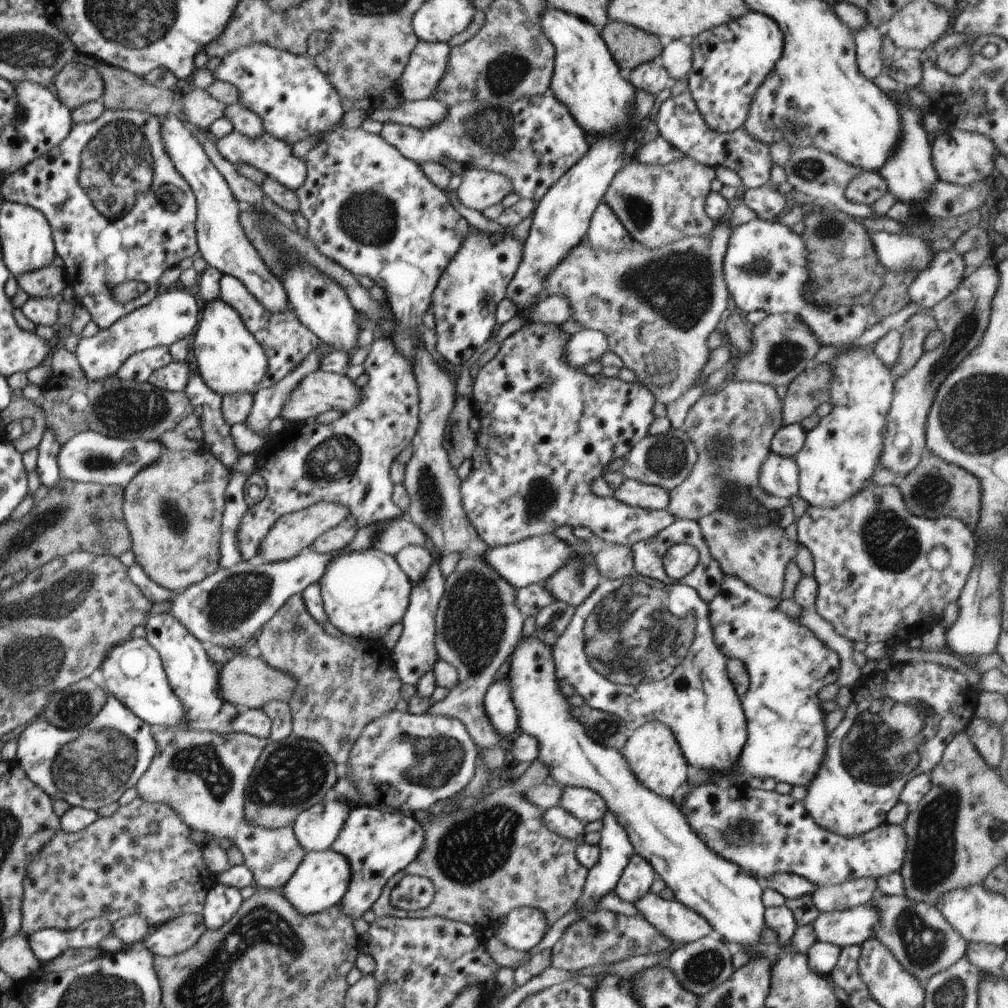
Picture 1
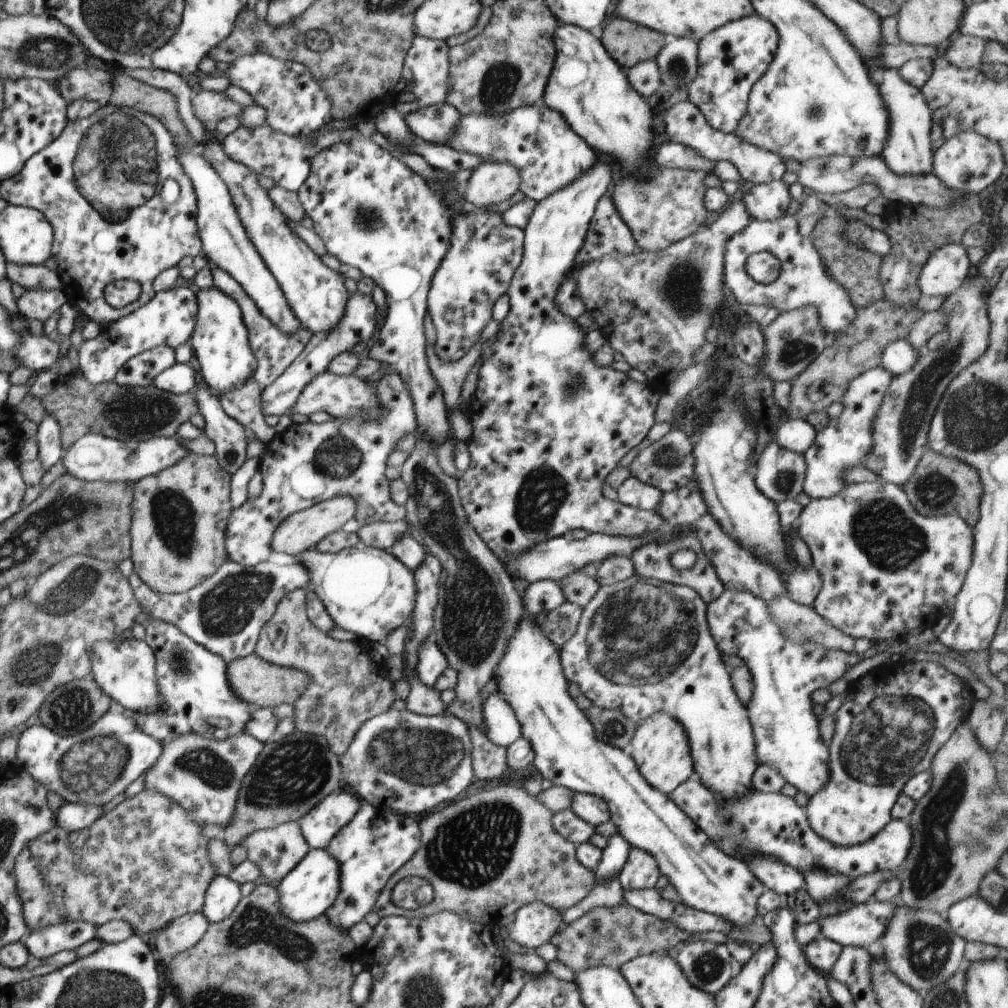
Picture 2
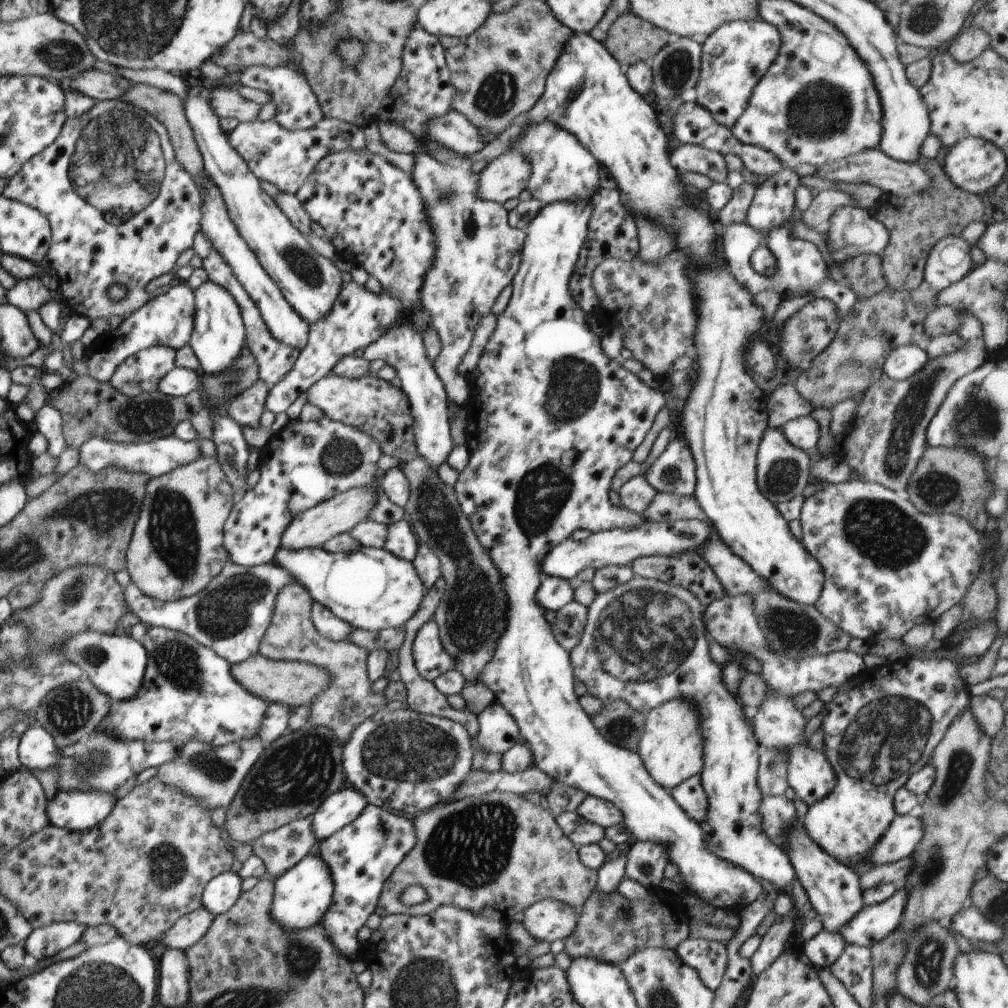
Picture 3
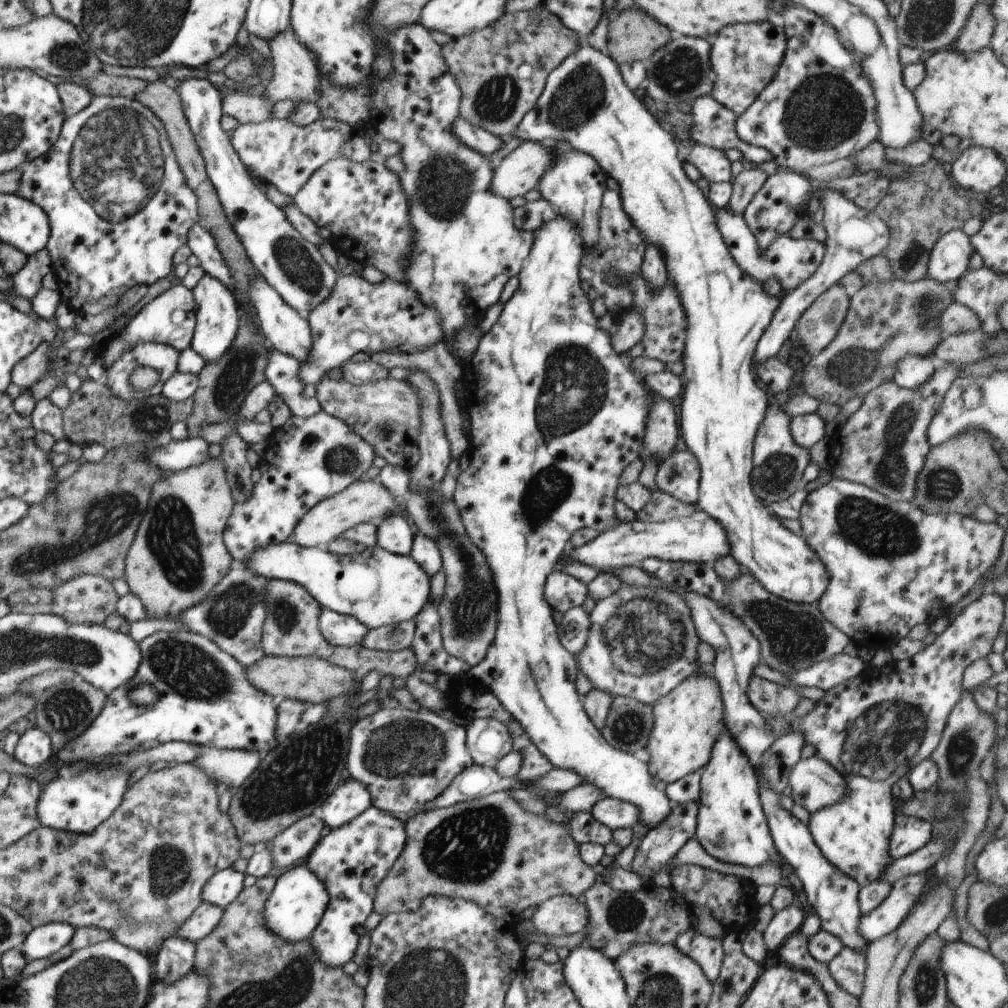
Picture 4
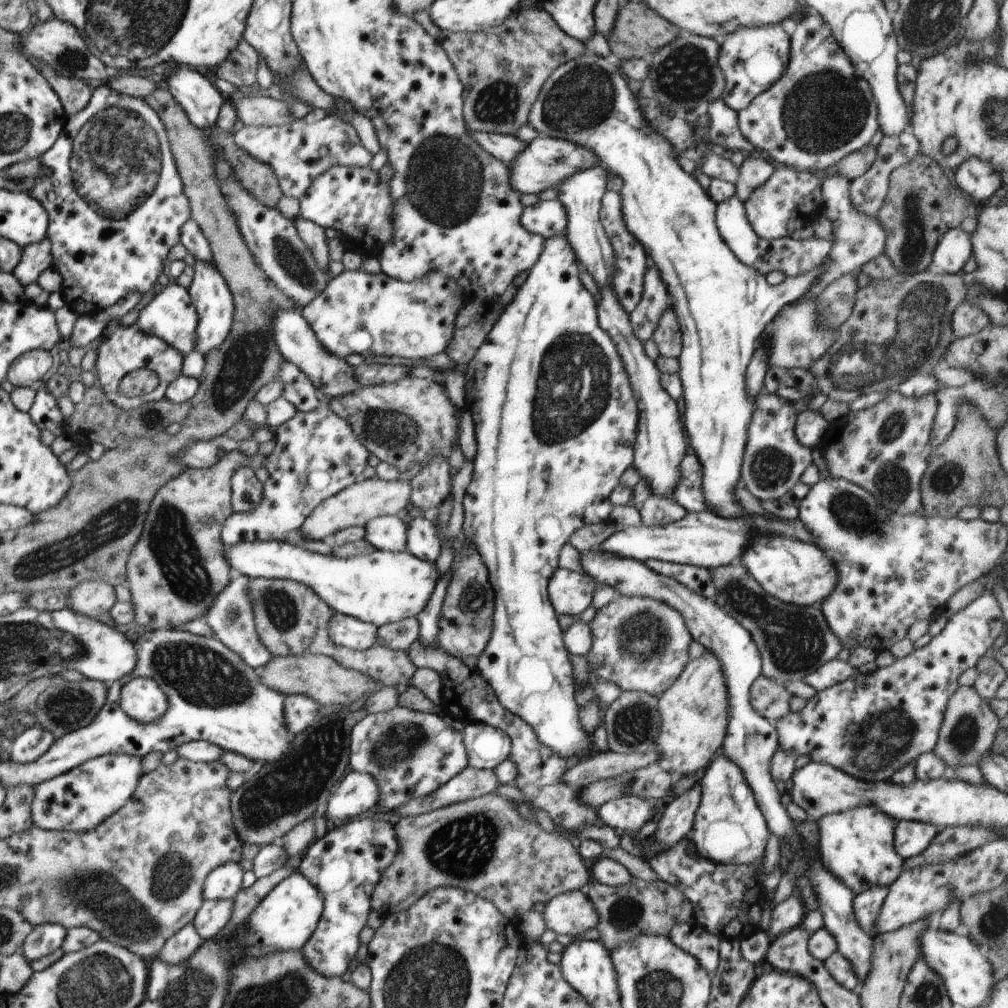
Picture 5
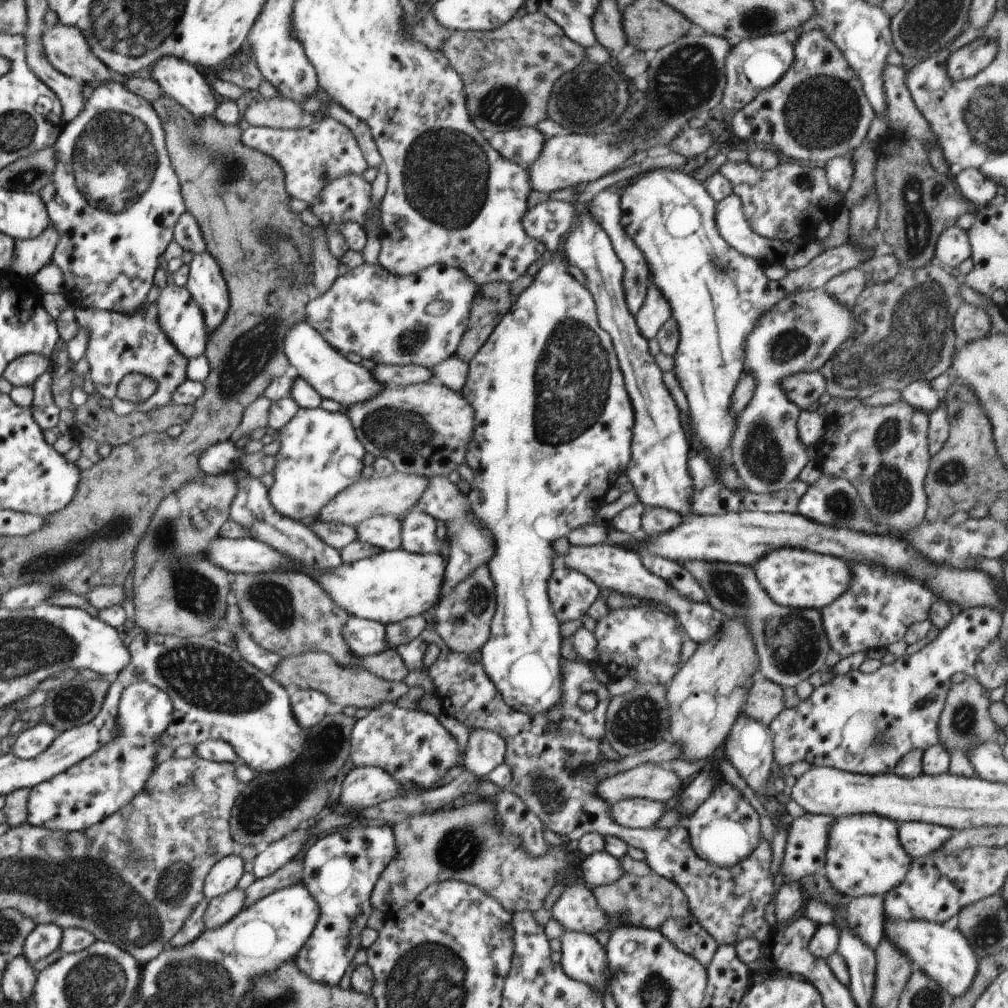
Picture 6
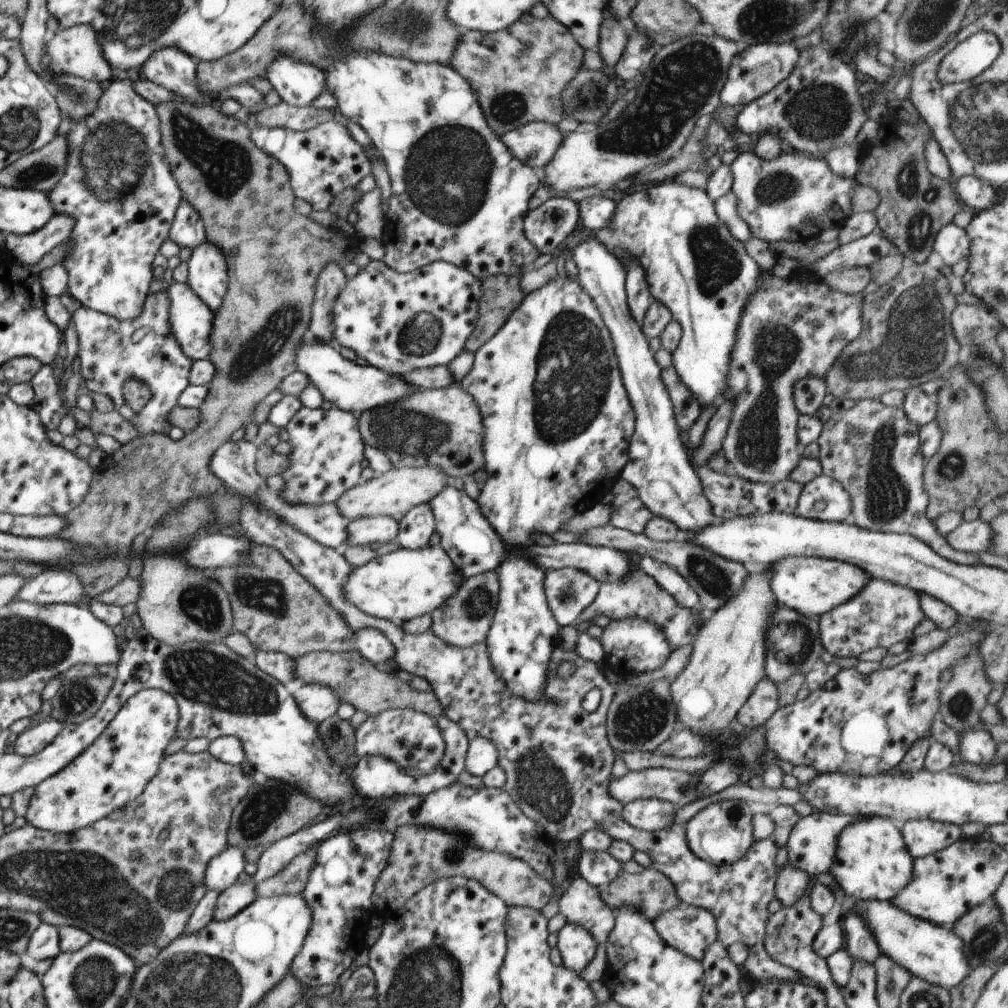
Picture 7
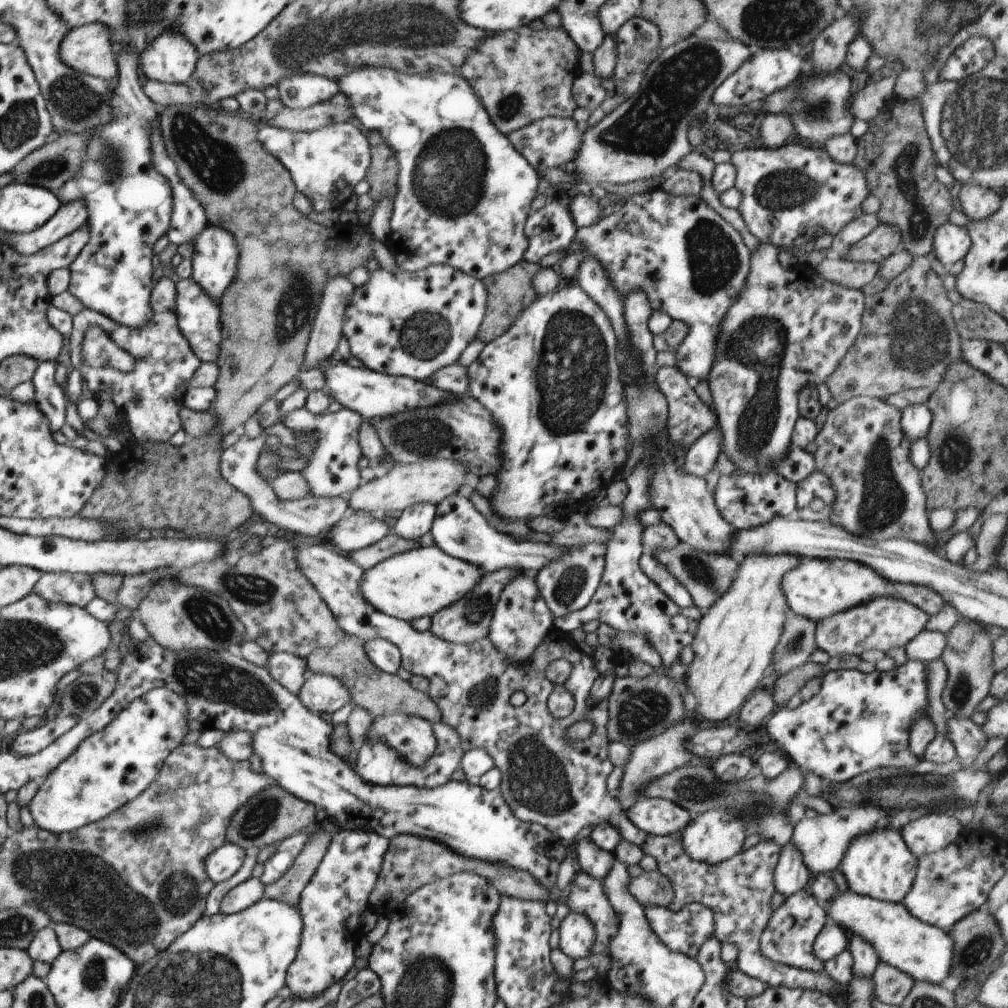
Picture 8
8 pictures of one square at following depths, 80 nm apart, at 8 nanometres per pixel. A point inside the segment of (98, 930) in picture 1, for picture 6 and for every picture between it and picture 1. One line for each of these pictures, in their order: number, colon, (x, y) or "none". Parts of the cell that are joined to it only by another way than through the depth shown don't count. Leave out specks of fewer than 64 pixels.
2: (44, 942)
3: (42, 943)
4: (42, 941)
5: (45, 938)
6: (46, 937)

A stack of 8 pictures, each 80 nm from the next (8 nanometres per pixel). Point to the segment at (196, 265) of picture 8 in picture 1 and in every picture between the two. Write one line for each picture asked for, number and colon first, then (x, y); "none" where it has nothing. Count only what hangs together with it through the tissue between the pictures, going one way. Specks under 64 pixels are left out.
1: (230, 360)
2: (220, 341)
3: (218, 336)
4: (217, 311)
5: (208, 289)
6: (206, 283)
7: (208, 269)

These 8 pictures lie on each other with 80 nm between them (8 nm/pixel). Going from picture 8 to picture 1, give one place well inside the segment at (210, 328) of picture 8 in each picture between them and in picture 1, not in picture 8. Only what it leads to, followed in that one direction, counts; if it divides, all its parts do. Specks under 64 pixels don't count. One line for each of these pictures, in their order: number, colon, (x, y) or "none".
1: (169, 317)
2: (169, 319)
3: (169, 319)
4: (170, 318)
5: (172, 316)
6: (180, 316)
7: (191, 320)

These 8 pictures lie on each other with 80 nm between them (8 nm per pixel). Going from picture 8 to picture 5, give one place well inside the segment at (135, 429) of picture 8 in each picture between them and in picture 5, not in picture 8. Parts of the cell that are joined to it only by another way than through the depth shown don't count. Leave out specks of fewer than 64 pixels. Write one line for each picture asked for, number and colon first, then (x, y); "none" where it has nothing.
5: (122, 349)
6: (118, 344)
7: (111, 350)

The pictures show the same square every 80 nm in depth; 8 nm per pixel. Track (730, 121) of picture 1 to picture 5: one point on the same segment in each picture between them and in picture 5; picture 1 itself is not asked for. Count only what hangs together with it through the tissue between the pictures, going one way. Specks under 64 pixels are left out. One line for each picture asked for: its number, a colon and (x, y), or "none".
2: (732, 58)
3: (737, 55)
4: (744, 56)
5: (752, 60)

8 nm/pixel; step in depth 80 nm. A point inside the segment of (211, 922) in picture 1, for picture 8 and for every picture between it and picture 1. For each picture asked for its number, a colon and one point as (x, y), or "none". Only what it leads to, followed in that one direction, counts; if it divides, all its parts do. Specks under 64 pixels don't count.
2: (223, 894)
3: (222, 891)
4: (223, 887)
5: (224, 882)
6: (224, 875)
7: (222, 871)
8: (222, 863)

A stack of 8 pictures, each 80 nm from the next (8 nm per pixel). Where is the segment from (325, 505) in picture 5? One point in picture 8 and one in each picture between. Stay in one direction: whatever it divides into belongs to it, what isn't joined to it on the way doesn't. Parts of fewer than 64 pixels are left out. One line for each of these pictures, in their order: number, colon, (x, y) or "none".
6: (392, 495)
7: (392, 494)
8: (431, 481)

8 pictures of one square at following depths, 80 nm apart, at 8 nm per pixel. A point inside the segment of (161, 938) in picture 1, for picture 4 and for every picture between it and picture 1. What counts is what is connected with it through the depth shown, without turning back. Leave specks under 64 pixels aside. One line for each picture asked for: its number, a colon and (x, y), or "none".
2: (183, 933)
3: (189, 929)
4: (205, 918)

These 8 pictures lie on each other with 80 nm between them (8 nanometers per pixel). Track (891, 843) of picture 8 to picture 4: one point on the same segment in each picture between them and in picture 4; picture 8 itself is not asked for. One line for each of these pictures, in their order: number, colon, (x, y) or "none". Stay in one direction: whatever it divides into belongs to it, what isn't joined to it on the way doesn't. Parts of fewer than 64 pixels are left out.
4: (873, 729)
5: (857, 846)
6: (865, 857)
7: (873, 862)

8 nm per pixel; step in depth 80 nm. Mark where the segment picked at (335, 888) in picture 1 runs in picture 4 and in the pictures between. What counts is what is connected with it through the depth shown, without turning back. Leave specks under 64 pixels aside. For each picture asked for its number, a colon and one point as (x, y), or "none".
2: (313, 885)
3: (302, 895)
4: (295, 906)

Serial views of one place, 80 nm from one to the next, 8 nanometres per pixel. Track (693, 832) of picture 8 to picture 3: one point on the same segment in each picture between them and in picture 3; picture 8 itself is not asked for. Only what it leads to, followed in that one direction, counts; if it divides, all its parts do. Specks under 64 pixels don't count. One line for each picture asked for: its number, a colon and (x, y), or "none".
3: (645, 641)
4: (731, 825)
5: (728, 828)
6: (724, 829)
7: (721, 833)

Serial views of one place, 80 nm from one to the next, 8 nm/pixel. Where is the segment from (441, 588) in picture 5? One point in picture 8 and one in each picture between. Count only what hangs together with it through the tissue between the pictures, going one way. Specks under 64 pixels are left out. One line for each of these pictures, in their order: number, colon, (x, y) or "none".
6: (469, 542)
7: (473, 545)
8: (459, 529)

